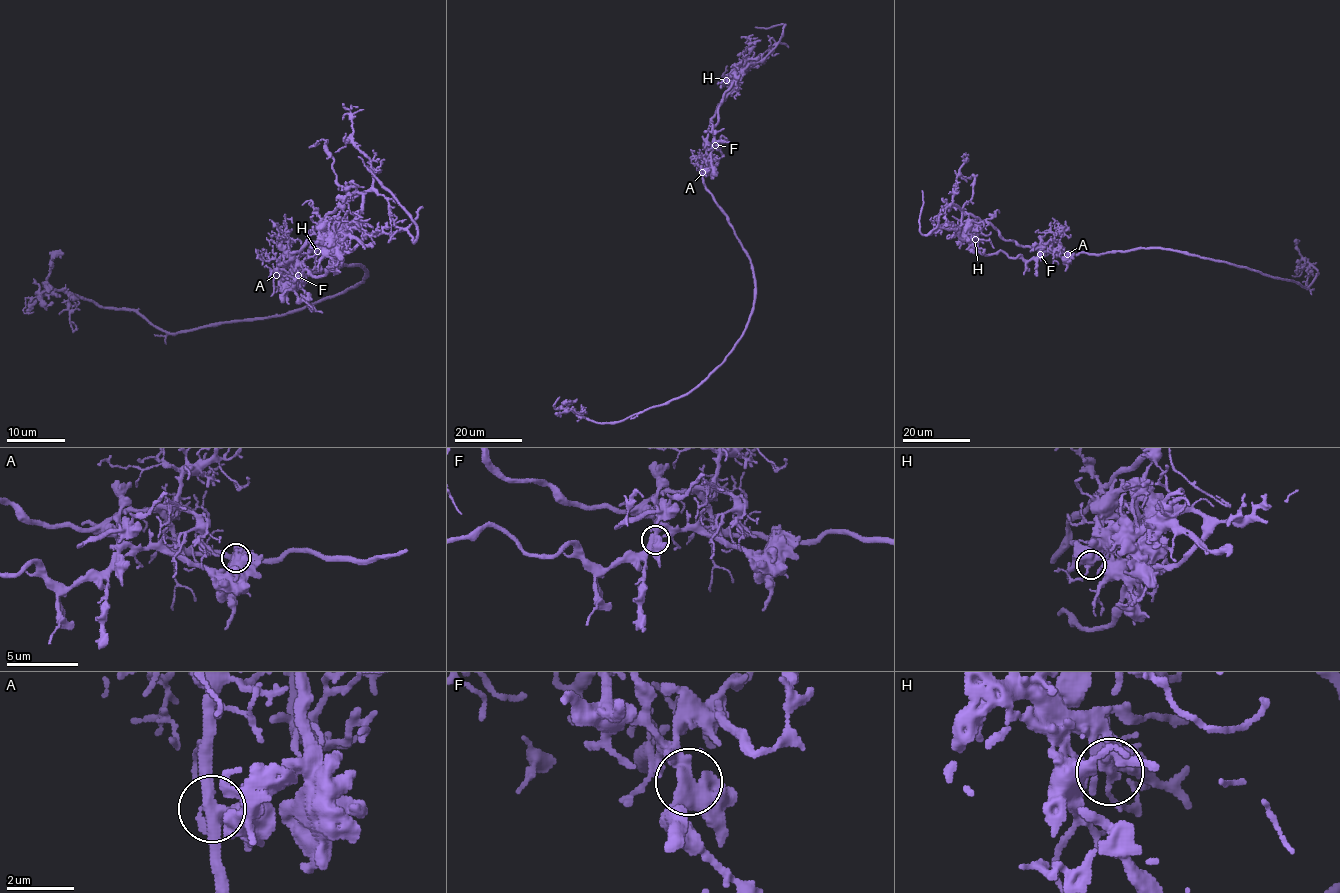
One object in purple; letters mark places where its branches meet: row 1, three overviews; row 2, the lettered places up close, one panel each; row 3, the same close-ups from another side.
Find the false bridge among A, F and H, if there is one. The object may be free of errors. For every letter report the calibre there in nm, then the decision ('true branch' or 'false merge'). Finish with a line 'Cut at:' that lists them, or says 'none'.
A: 420 nm thick; false merge
F: 400 nm thick; true branch
H: 420 nm thick; true branch
Cut at: A

